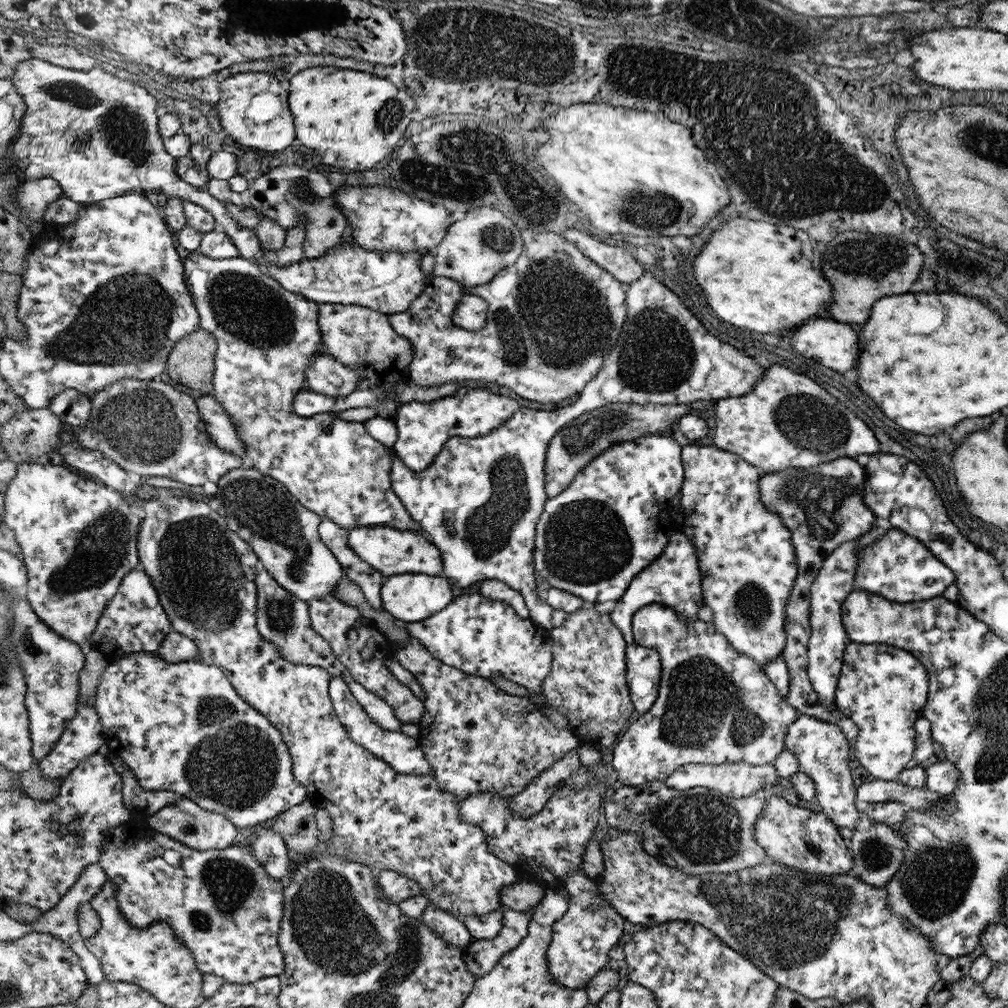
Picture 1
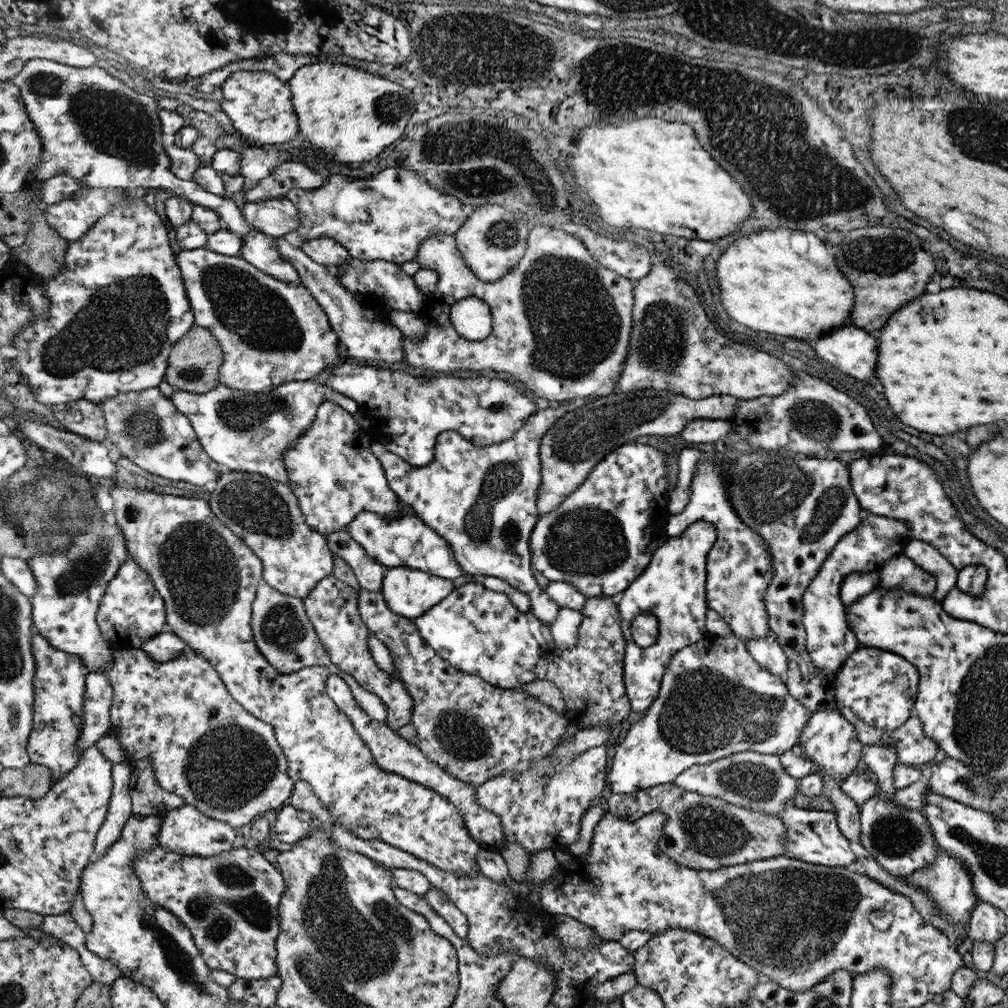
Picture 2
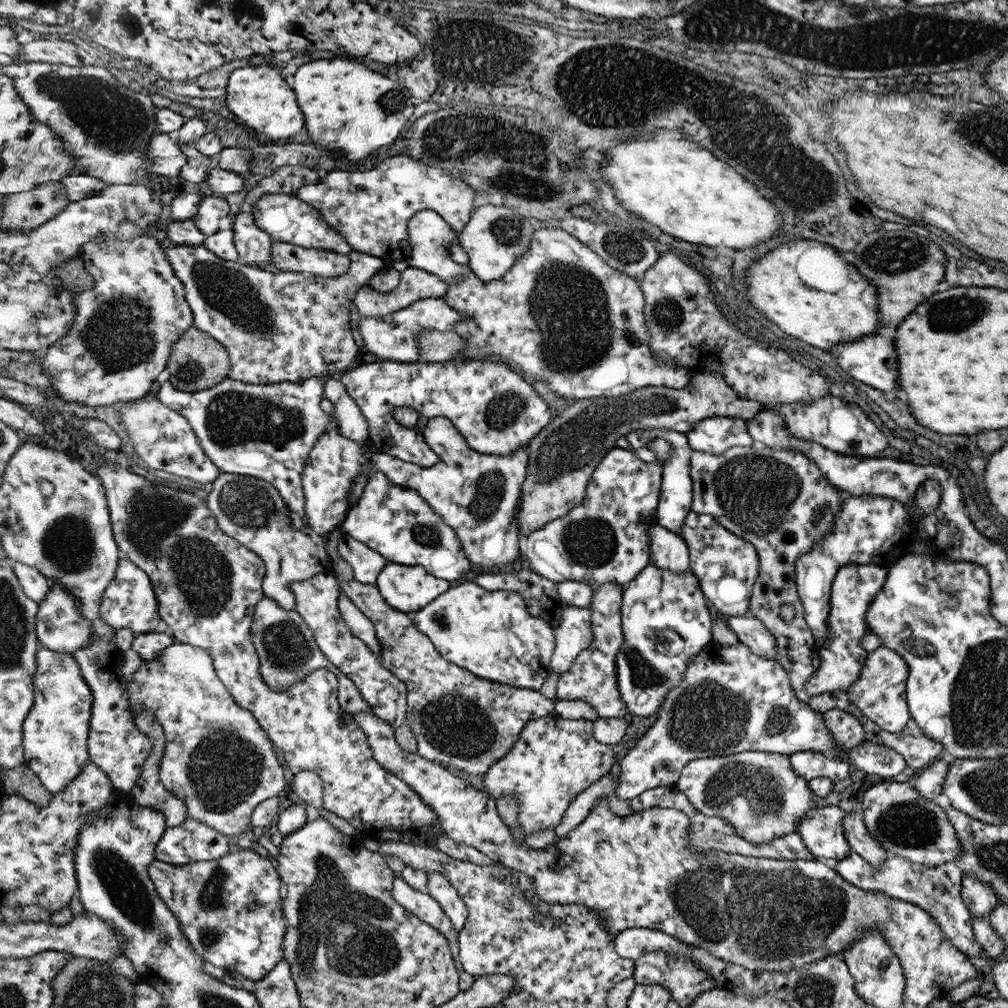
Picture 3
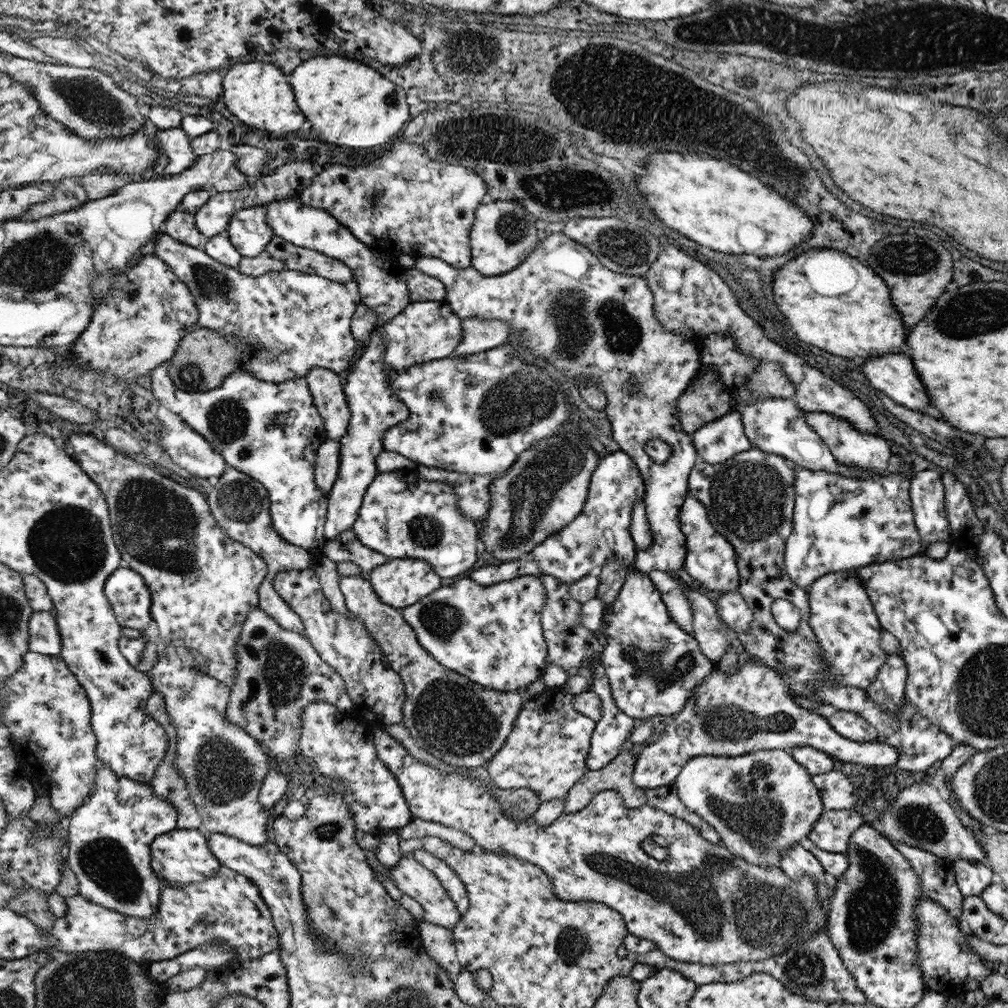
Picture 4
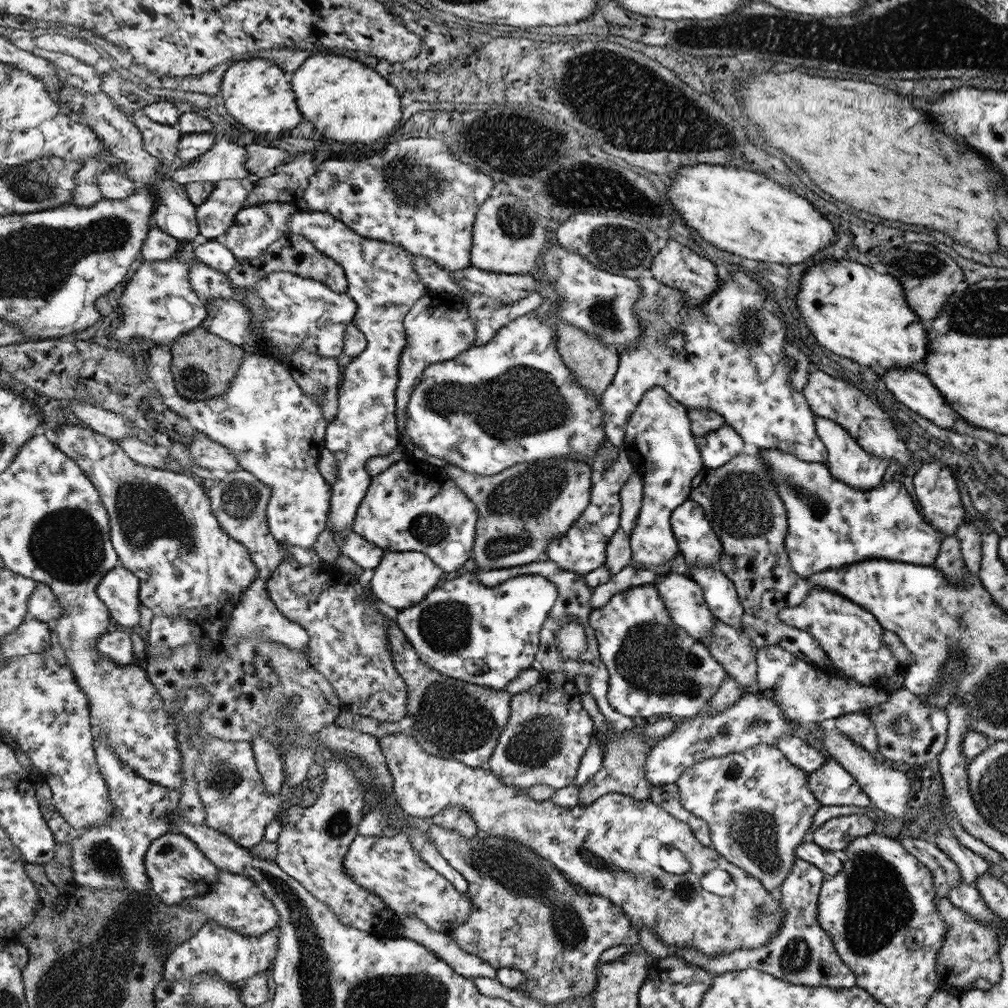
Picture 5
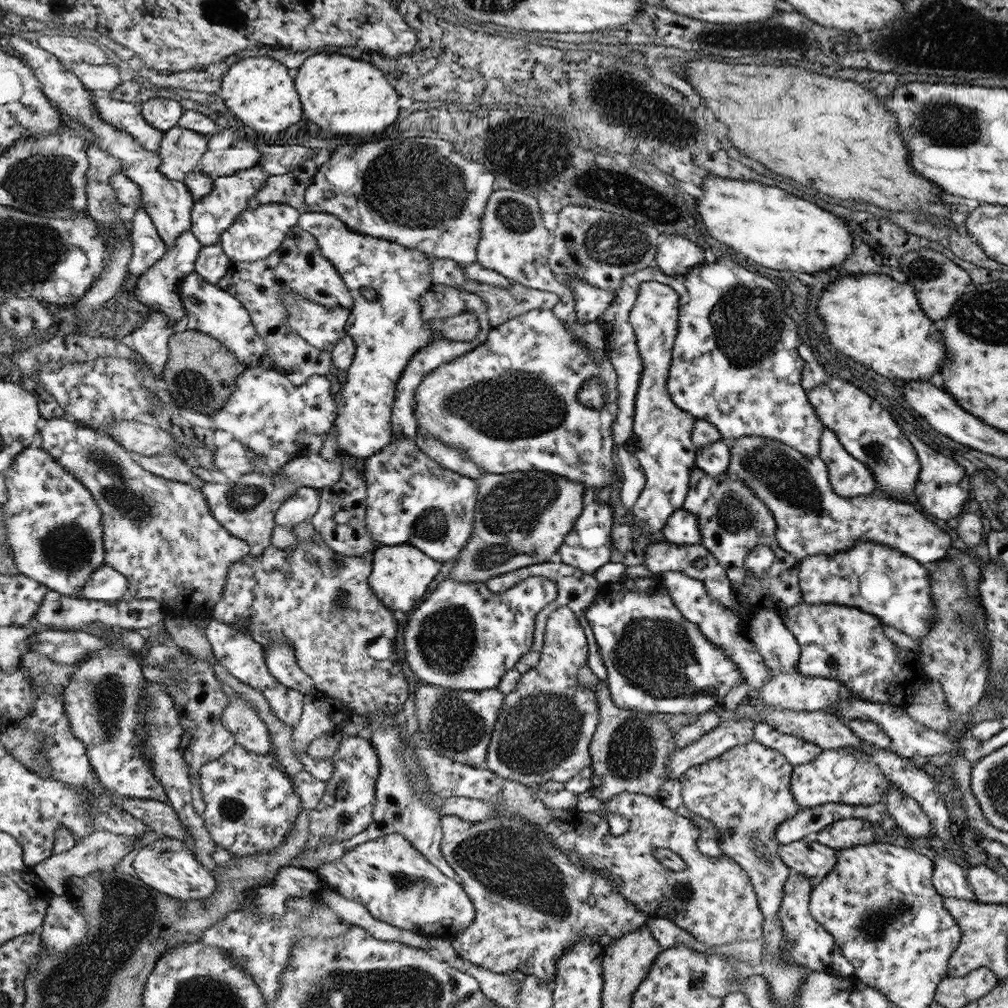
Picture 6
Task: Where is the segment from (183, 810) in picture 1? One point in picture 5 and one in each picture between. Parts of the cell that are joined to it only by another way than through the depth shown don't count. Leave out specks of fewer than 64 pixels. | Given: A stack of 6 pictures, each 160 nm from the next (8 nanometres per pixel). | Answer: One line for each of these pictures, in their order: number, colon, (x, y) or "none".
2: (184, 830)
3: (191, 841)
4: (181, 857)
5: (178, 869)

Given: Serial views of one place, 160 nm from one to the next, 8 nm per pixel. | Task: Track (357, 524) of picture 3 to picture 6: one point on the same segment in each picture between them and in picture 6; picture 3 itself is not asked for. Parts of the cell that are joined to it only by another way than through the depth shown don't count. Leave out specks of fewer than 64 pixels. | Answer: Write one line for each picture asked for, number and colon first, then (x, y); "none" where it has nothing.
4: (401, 516)
5: (411, 506)
6: (412, 500)

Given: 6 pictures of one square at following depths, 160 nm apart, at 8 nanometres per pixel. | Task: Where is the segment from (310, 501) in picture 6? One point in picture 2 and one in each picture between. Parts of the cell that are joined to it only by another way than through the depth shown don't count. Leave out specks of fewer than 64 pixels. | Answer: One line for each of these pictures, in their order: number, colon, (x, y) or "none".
2: (248, 433)
3: (265, 431)
4: (270, 431)
5: (275, 431)

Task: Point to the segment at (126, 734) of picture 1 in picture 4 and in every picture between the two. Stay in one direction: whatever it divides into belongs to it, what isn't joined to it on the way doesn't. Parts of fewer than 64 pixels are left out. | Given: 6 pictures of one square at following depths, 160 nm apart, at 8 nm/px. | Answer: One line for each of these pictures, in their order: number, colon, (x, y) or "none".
2: (204, 747)
3: (217, 759)
4: (224, 767)

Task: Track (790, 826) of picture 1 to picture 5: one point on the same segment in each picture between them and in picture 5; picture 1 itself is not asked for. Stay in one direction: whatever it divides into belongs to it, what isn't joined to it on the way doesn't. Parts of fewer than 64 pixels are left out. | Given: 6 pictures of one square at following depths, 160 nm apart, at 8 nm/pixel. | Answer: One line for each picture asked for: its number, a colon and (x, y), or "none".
2: (811, 836)
3: (822, 828)
4: (832, 832)
5: (836, 834)

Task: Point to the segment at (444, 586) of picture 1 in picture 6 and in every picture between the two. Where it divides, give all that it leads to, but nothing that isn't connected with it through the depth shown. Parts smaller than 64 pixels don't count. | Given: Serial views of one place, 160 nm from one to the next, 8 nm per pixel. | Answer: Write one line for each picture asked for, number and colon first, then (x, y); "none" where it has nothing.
2: (408, 592)
3: (409, 588)
4: (401, 583)
5: (401, 580)
6: (400, 575)

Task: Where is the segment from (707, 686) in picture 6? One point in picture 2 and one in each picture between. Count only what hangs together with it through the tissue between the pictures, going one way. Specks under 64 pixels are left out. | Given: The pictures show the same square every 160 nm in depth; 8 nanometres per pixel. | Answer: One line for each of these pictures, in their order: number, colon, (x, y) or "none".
2: (671, 586)
3: (667, 619)
4: (652, 666)
5: (655, 668)

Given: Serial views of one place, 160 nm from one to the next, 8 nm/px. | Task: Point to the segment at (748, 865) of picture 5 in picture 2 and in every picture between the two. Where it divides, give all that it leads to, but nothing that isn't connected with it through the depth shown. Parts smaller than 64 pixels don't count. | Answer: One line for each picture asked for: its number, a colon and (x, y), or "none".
2: (757, 781)
3: (758, 792)
4: (760, 804)

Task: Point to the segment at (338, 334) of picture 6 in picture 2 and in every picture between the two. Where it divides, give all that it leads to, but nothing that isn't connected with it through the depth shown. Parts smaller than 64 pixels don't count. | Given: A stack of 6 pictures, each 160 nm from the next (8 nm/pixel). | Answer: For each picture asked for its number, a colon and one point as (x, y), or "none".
2: (271, 332)
3: (279, 326)
4: (284, 323)
5: (301, 314)

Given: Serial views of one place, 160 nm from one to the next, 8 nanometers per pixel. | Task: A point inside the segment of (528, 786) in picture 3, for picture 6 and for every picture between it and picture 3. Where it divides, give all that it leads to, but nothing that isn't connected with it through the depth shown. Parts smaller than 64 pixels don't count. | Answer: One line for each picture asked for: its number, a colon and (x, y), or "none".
4: (548, 753)
5: (550, 731)
6: (547, 723)

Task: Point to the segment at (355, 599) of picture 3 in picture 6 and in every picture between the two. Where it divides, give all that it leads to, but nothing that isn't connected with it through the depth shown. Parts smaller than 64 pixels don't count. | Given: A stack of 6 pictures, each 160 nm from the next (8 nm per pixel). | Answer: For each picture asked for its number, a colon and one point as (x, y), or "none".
4: (457, 721)
5: (450, 718)
6: (457, 725)

